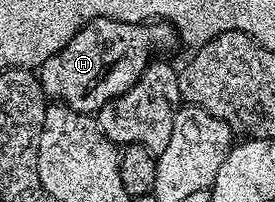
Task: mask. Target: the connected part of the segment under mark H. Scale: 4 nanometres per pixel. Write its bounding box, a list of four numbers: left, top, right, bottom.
[39,18,178,116]

